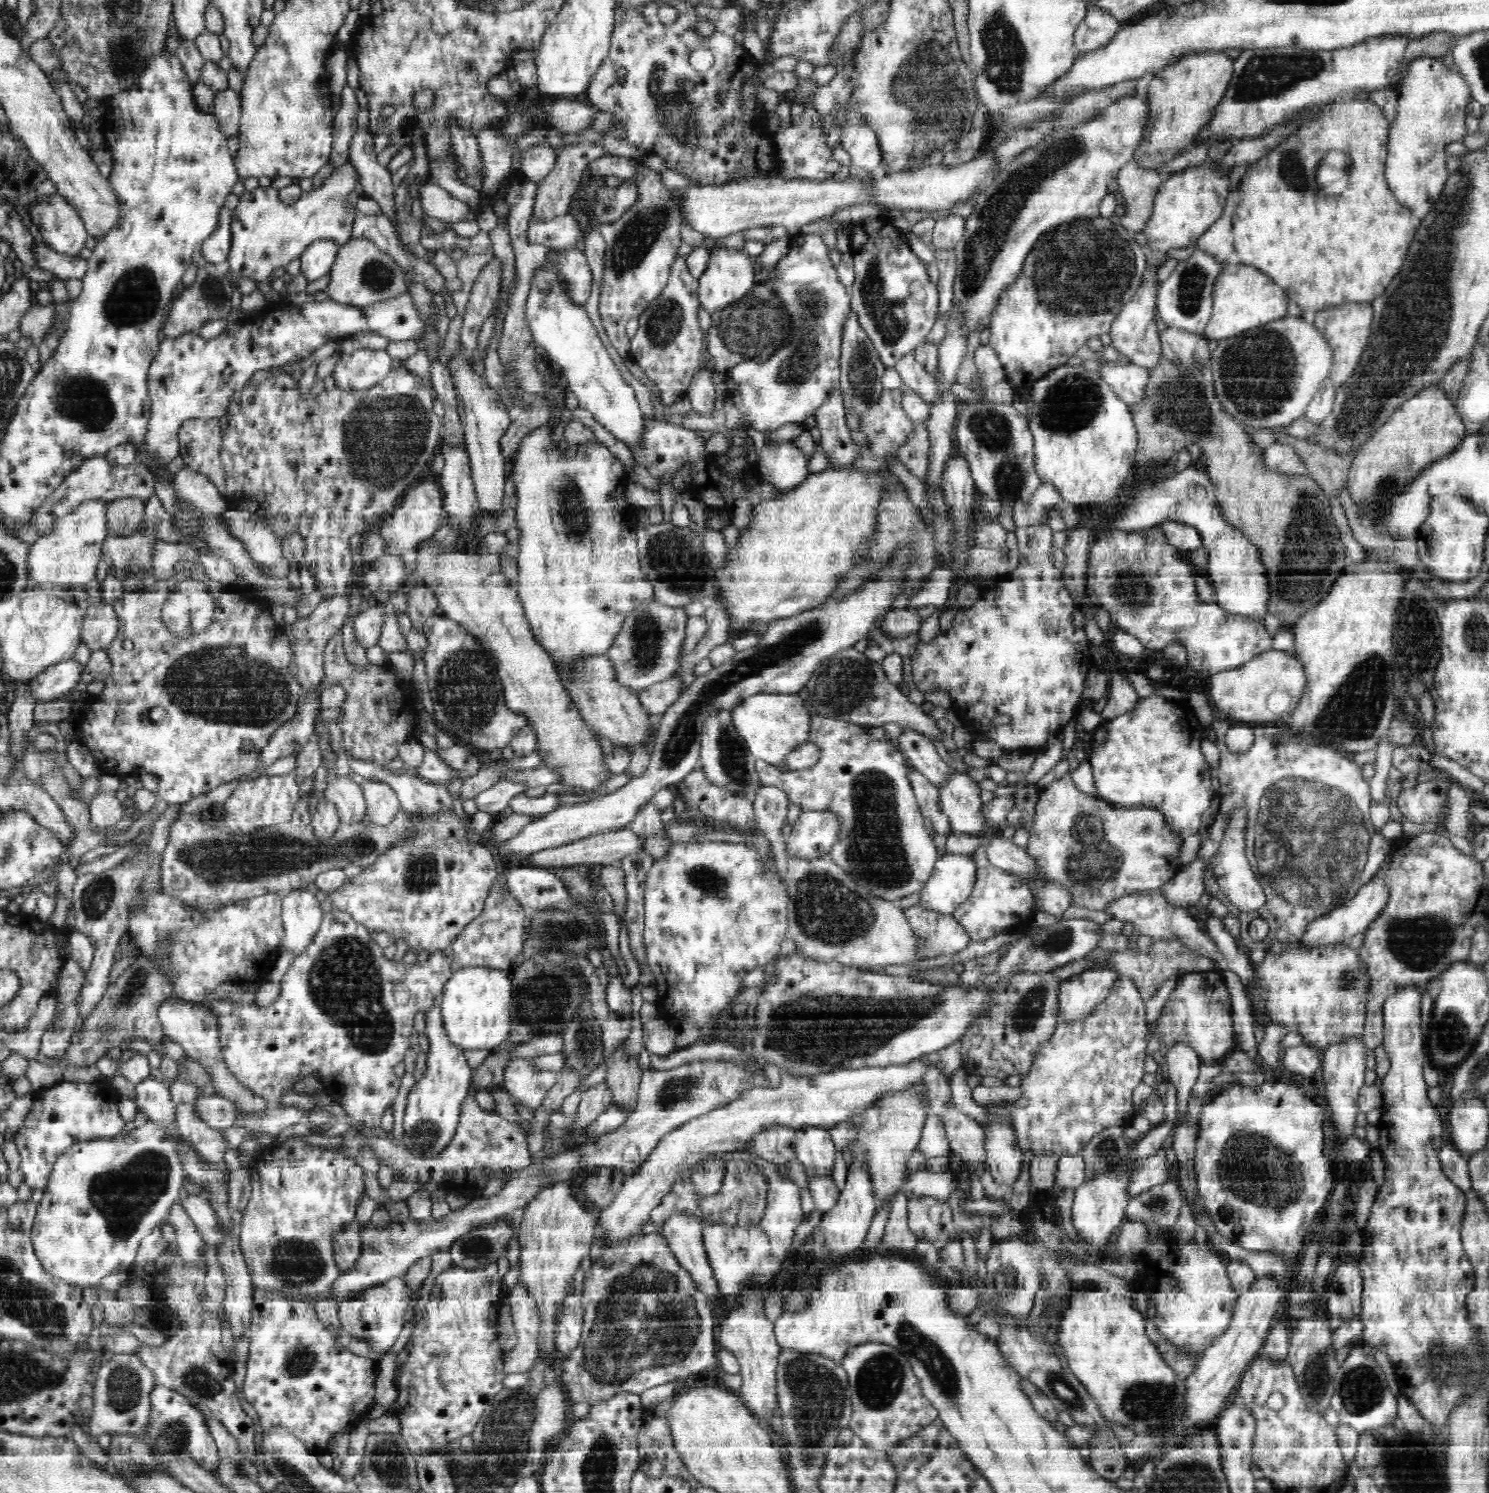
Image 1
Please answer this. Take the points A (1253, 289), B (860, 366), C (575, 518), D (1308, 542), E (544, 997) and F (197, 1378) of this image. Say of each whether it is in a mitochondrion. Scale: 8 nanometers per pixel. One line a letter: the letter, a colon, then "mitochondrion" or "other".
A: other
B: mitochondrion
C: mitochondrion
D: mitochondrion
E: mitochondrion
F: mitochondrion

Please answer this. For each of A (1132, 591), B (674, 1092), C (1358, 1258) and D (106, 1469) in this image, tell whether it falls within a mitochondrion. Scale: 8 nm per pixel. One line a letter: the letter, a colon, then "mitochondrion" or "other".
A: mitochondrion
B: mitochondrion
C: other
D: other

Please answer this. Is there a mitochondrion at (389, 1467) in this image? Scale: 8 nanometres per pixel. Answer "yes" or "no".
yes

